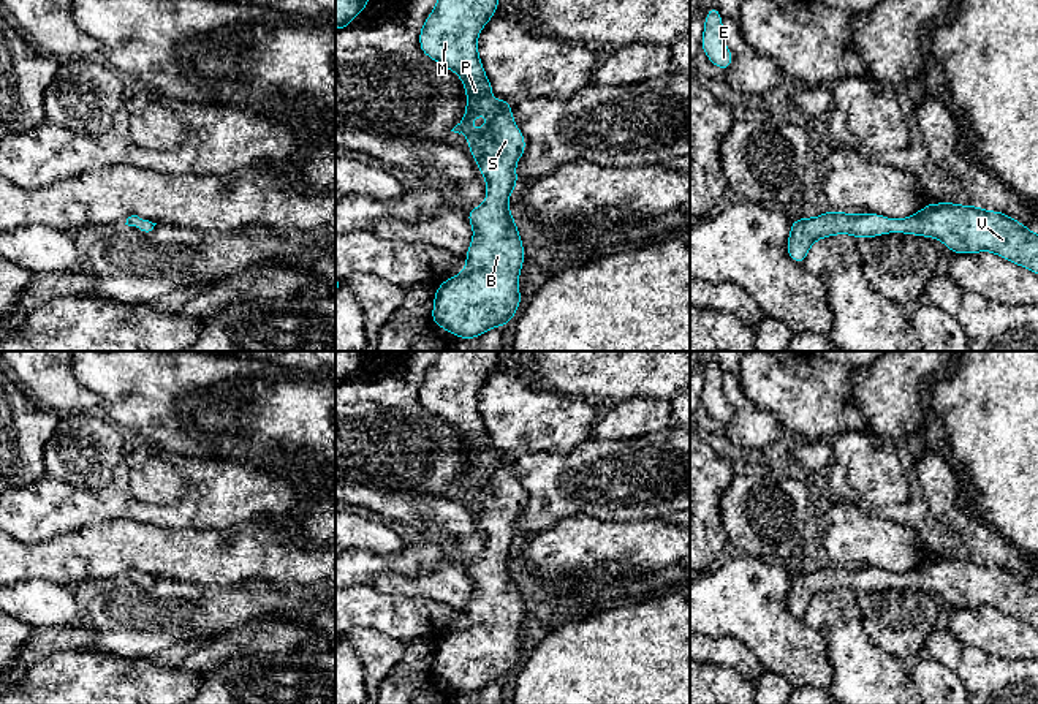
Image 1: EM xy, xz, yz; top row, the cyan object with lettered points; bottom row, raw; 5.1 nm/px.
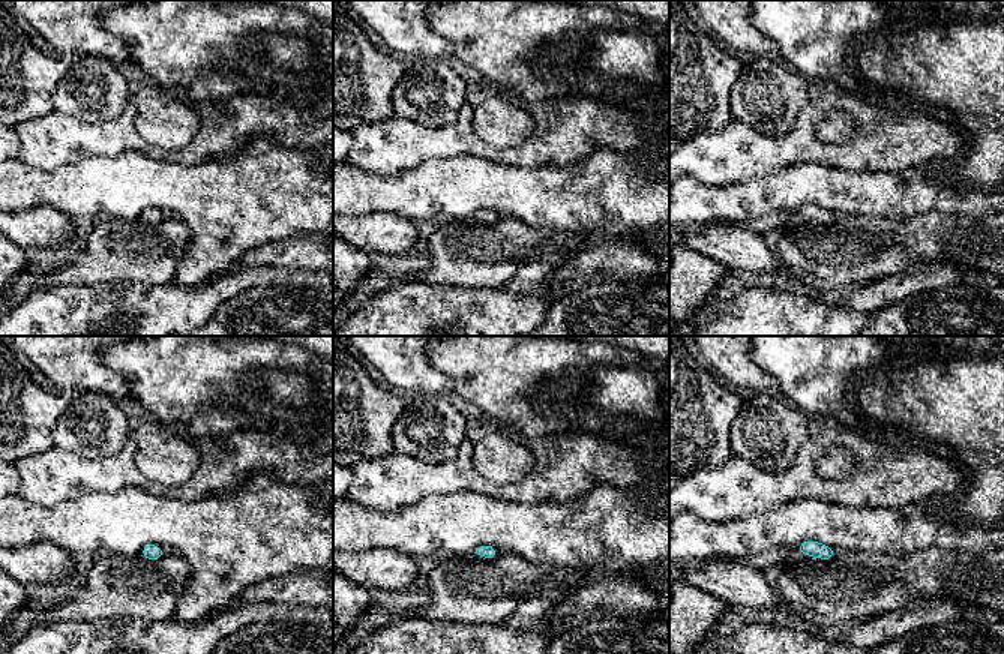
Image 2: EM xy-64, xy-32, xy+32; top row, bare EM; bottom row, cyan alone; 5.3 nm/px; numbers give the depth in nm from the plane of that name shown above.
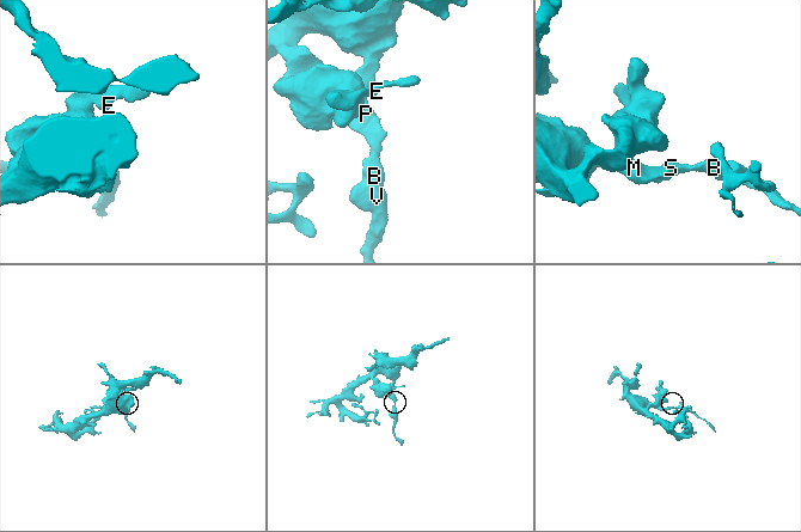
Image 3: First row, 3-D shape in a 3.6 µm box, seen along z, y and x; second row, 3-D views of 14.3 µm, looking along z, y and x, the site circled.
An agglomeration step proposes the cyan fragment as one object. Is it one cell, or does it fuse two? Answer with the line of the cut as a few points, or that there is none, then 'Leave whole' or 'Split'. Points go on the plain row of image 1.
No split. Leave whole

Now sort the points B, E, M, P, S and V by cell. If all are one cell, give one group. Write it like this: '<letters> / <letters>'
B E M P S V

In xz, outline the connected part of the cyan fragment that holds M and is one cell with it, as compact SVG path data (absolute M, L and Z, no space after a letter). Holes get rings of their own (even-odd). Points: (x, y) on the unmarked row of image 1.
M438 351L419 386L421 405L454 426L465 440L468 452L465 470L451 486L465 489L472 511L486 532L487 554L467 566L475 587L468 600L465 623L459 630L446 633L435 644L432 663L434 679L465 695L479 691L497 680L505 682L522 655L519 628L524 619L524 600L506 557L519 536L516 517L525 506L525 492L513 473L510 456L497 452L492 460L487 459L495 448L478 410L478 389L494 372L498 356L500 351ZM481 467L487 470L487 479L470 486L470 478Z

